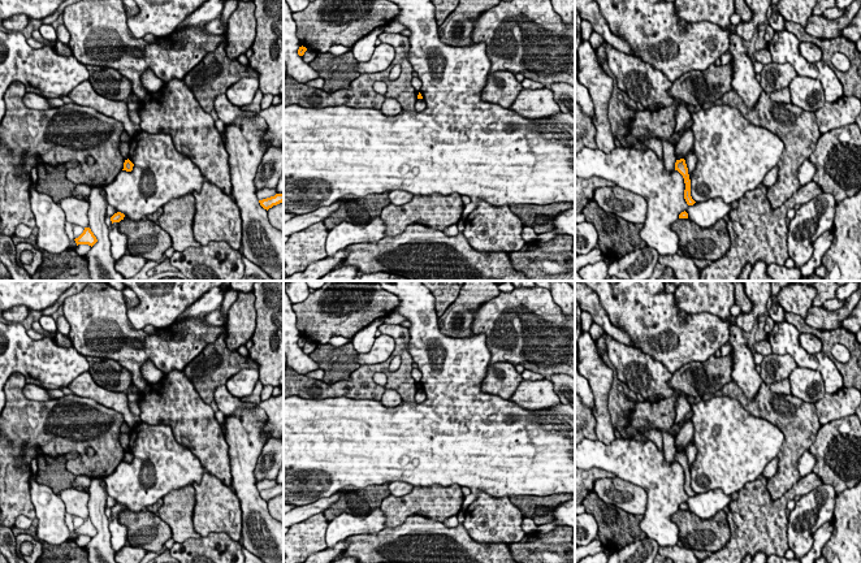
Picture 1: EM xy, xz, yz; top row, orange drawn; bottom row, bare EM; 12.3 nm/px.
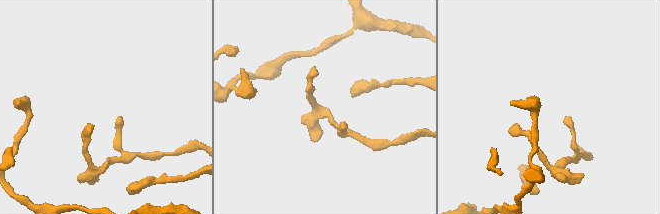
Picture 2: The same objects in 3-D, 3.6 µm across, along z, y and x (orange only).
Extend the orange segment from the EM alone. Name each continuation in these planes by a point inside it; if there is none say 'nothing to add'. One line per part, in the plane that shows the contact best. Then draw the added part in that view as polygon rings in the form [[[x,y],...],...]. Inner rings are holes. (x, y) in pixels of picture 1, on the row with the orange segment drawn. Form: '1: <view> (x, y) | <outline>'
nothing to add

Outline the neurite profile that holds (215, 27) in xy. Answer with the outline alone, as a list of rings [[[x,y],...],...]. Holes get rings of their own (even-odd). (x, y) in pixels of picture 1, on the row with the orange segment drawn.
[[[222,17],[205,23],[203,31],[209,35],[222,35],[224,33]]]

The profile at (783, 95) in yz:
[[[786,87],[783,90],[778,90],[770,94],[770,99],[775,103],[783,103],[783,104],[788,104],[791,103],[791,92],[789,88]]]

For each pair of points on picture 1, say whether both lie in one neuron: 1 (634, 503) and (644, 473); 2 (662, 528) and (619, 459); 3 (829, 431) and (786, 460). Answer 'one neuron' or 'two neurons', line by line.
1: two neurons
2: one neuron
3: two neurons

